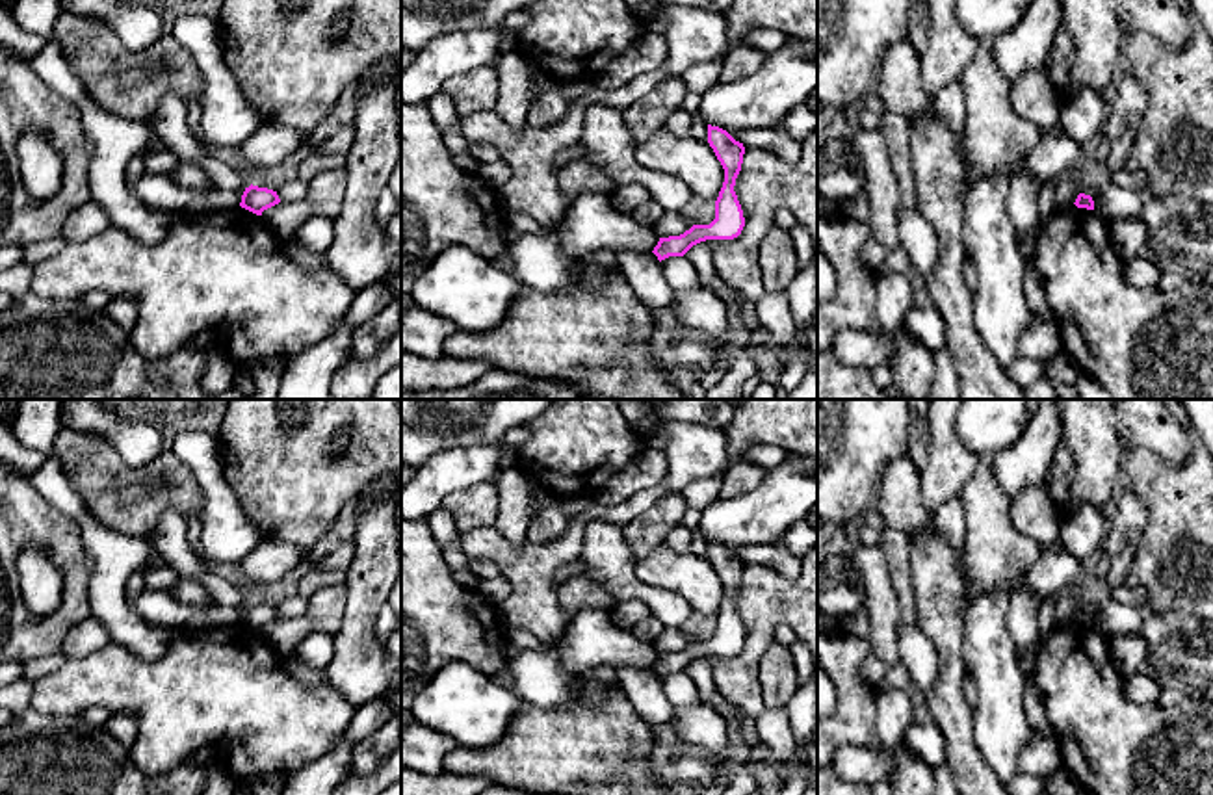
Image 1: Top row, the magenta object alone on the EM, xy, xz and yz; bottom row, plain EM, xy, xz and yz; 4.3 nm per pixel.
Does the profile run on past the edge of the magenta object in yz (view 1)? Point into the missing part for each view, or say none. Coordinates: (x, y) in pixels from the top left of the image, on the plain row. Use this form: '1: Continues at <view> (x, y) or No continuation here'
1: No continuation here

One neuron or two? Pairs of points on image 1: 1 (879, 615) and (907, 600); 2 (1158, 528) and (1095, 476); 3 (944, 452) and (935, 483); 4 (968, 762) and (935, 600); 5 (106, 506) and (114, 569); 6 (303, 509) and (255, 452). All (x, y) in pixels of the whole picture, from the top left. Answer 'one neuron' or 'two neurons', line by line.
1: two neurons
2: two neurons
3: one neuron
4: one neuron
5: two neurons
6: one neuron

